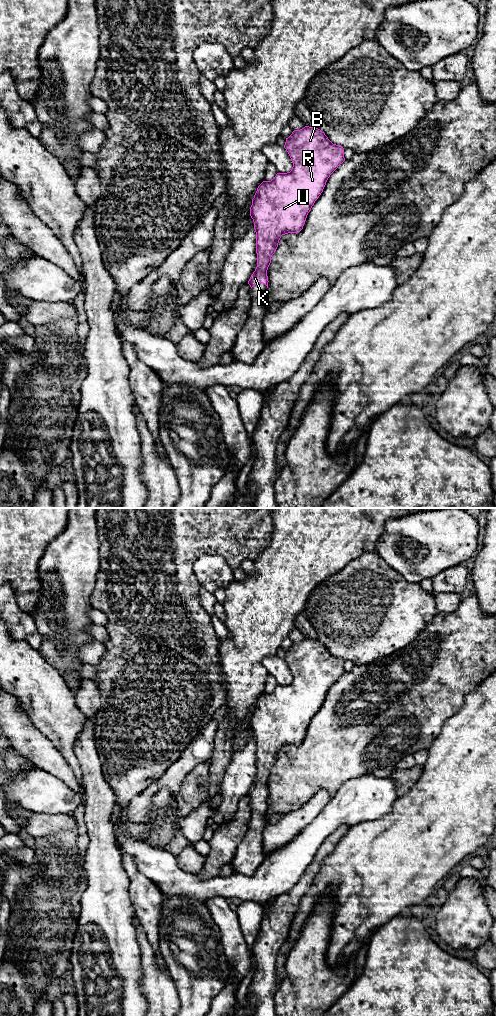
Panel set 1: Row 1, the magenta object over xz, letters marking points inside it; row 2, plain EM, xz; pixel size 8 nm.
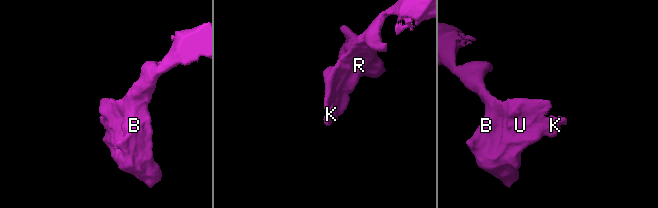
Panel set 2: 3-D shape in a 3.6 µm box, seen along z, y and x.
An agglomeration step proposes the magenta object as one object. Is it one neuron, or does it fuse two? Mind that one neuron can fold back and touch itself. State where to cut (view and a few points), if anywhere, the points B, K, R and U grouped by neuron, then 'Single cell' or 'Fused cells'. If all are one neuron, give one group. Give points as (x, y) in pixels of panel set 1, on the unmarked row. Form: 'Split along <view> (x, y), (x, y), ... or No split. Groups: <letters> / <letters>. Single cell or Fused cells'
No split. Groups: B K R U. Single cell

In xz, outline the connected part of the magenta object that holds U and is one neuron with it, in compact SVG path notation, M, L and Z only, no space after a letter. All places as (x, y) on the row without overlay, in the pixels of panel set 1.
M305 638L294 642L286 650L284 660L293 679L290 684L277 685L271 693L263 693L257 700L250 719L250 728L256 744L257 779L248 796L263 795L268 800L267 782L282 747L298 745L303 741L308 725L319 710L330 687L345 673L344 660L333 656L320 641Z

